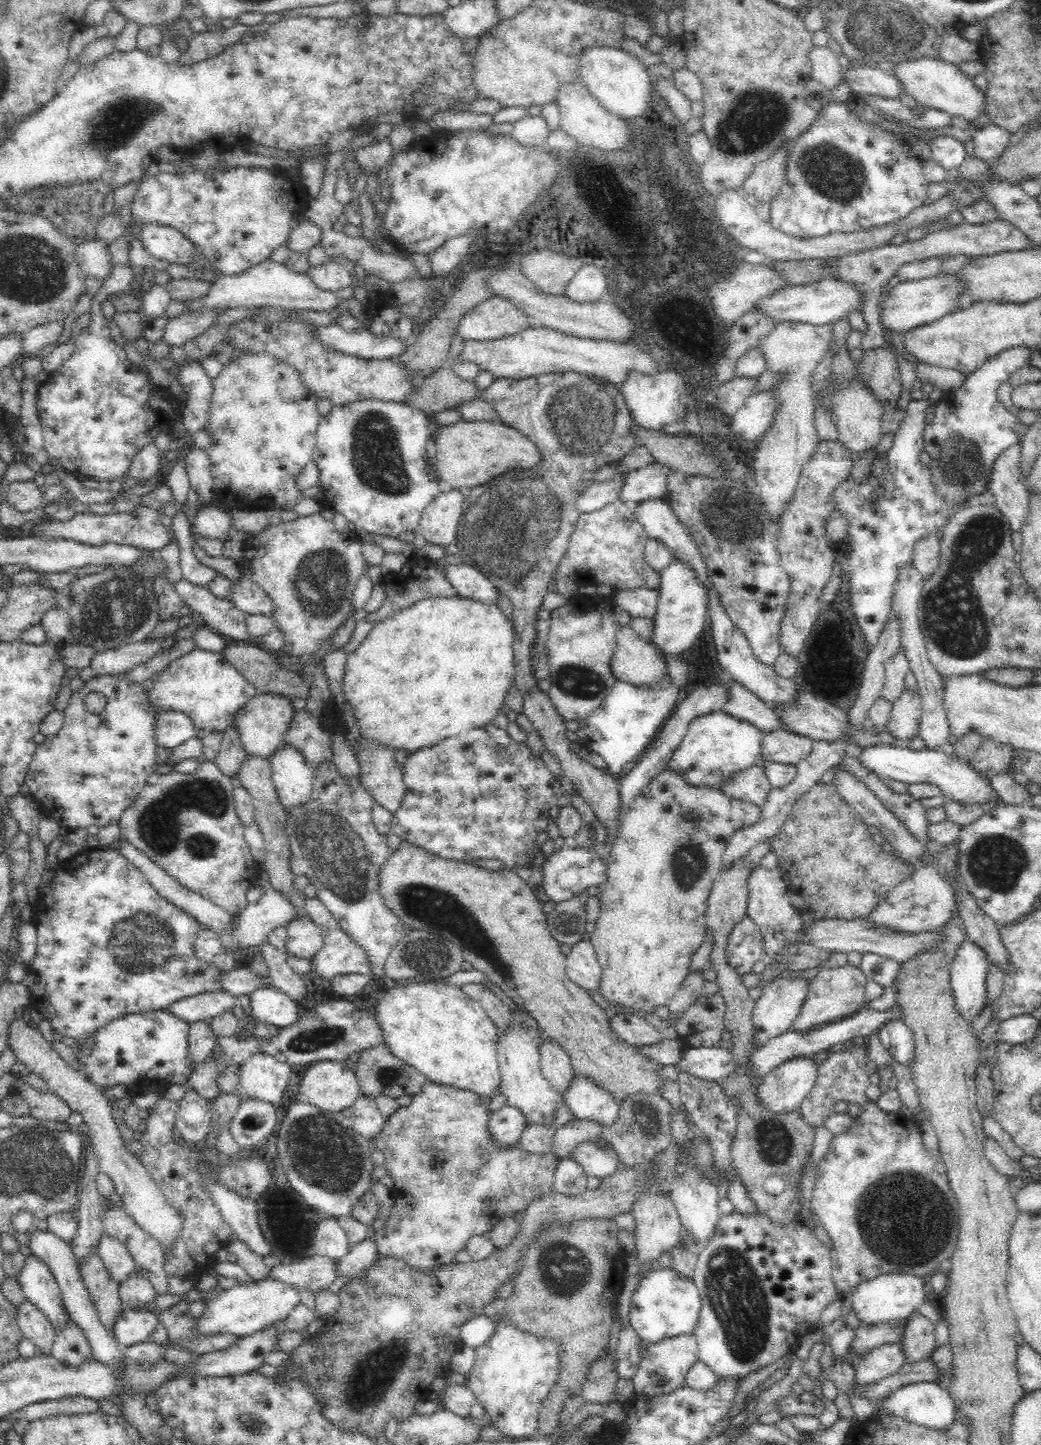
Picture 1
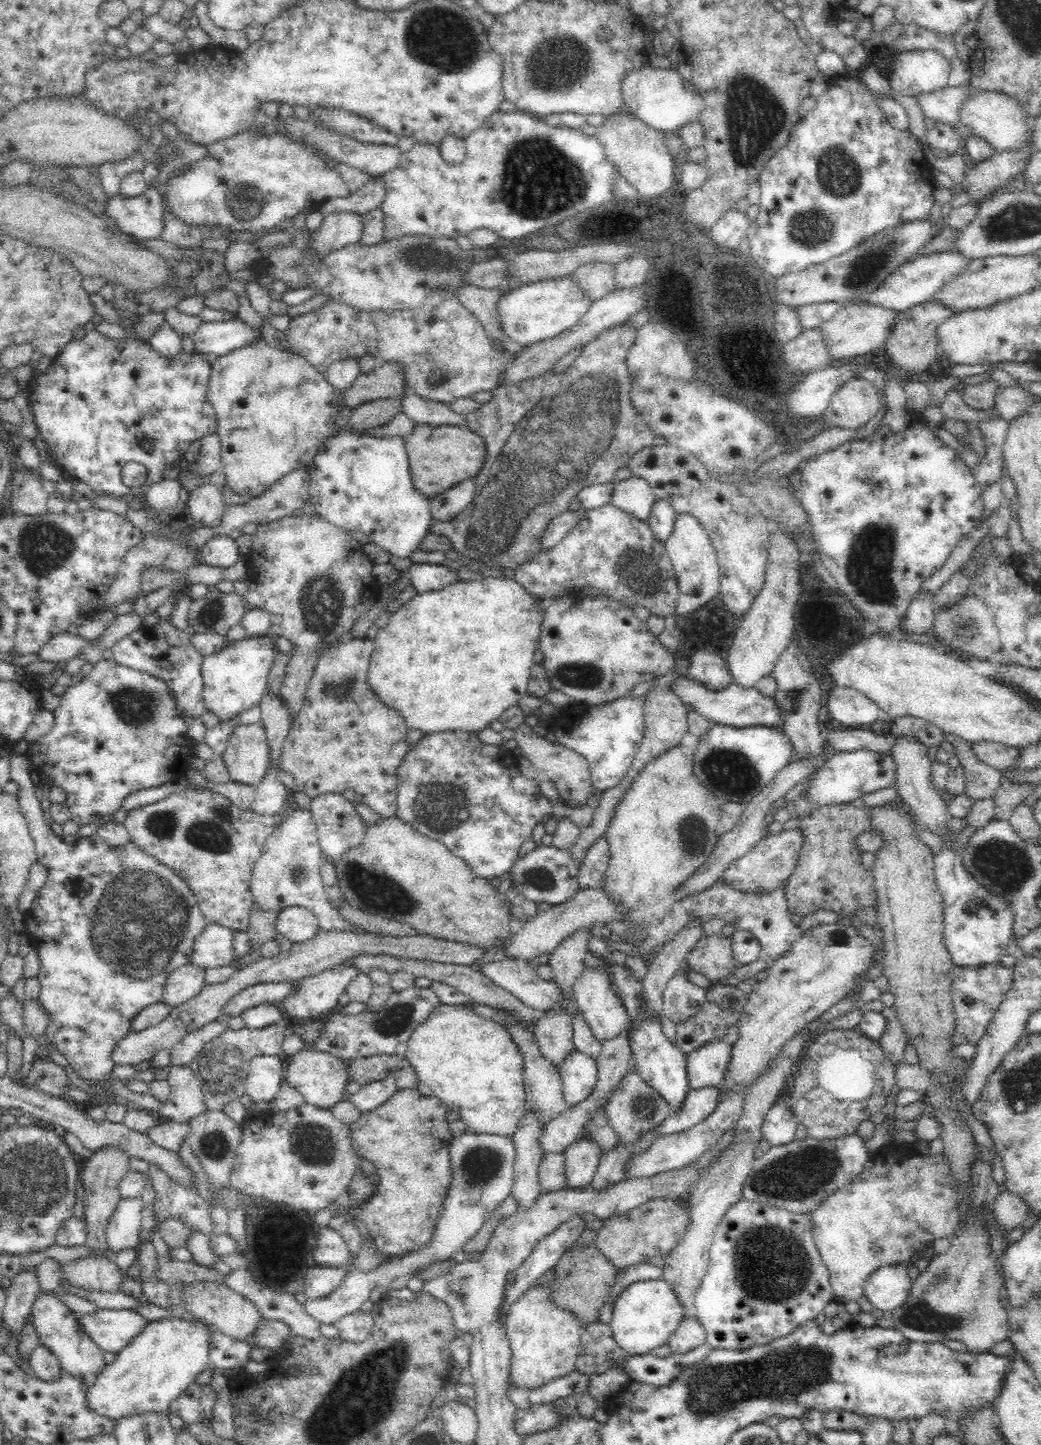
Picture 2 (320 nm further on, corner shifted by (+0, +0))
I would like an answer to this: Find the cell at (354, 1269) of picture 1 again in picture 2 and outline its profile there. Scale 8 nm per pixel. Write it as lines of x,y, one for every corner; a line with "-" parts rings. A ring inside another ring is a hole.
349,1258
348,1264
340,1268
324,1266
308,1268
308,1274
306,1274
306,1278
304,1278
302,1288
307,1299
318,1300
325,1298
330,1292
336,1290
336,1288
340,1286
346,1270
354,1267
352,1264
353,1260
354,1259

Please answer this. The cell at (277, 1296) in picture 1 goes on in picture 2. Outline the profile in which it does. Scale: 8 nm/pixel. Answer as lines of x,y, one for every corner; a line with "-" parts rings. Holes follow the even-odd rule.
191,1316
149,1322
119,1353
114,1361
86,1388
86,1407
113,1421
144,1413
166,1413
170,1403
210,1362
210,1328

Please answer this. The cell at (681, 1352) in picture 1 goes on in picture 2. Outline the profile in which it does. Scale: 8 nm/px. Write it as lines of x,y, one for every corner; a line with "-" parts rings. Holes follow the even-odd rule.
697,1316
684,1317
678,1328
674,1330
674,1334
670,1336
667,1344
670,1352
674,1354
684,1354
690,1352
697,1346
706,1343
706,1331
704,1326
697,1319

